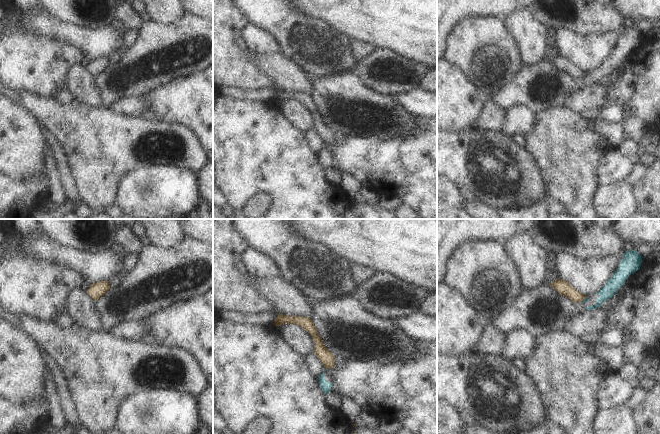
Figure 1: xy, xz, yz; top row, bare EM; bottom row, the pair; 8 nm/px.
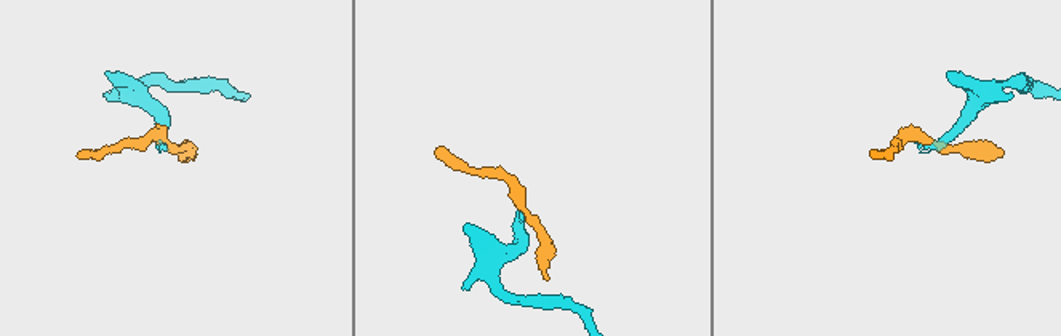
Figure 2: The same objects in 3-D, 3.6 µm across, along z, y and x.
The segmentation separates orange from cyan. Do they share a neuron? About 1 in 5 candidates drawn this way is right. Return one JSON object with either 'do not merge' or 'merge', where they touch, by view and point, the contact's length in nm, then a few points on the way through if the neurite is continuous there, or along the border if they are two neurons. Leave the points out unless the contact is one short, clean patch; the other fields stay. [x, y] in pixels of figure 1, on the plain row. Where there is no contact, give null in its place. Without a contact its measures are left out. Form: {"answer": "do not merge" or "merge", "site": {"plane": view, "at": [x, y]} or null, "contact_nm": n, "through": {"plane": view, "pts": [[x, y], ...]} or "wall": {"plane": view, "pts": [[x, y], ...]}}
{"answer": "do not merge", "site": {"plane": "yz", "at": [583, 75]}, "contact_nm": 60, "wall": {"plane": "yz", "pts": [[586, 73], [581, 78]]}}

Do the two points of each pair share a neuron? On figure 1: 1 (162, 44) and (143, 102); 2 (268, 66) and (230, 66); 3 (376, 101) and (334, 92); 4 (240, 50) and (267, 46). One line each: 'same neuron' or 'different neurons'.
1: different neurons
2: different neurons
3: same neuron
4: different neurons

